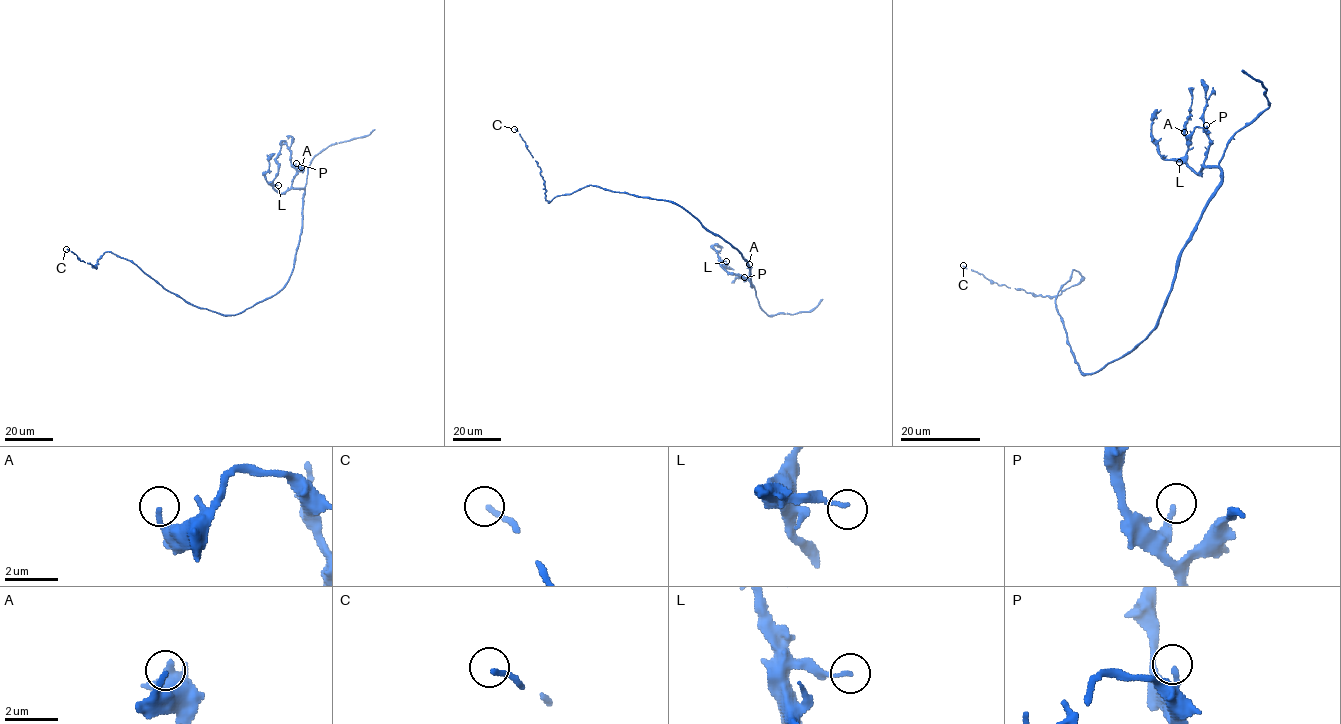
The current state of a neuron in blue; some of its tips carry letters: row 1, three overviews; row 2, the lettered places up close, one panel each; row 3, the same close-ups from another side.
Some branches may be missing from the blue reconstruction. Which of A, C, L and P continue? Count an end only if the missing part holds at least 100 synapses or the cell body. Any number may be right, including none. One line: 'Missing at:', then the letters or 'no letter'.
Missing at: no letter

